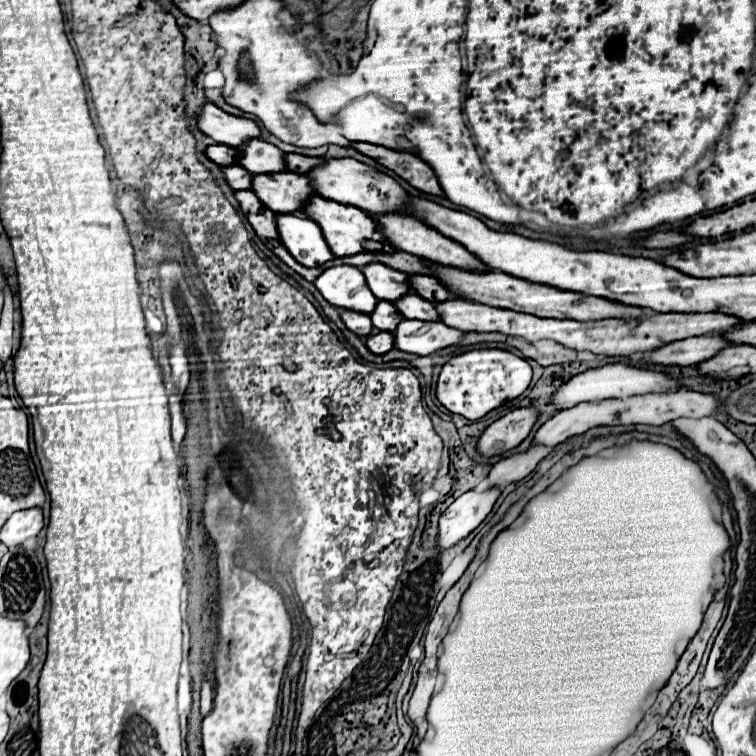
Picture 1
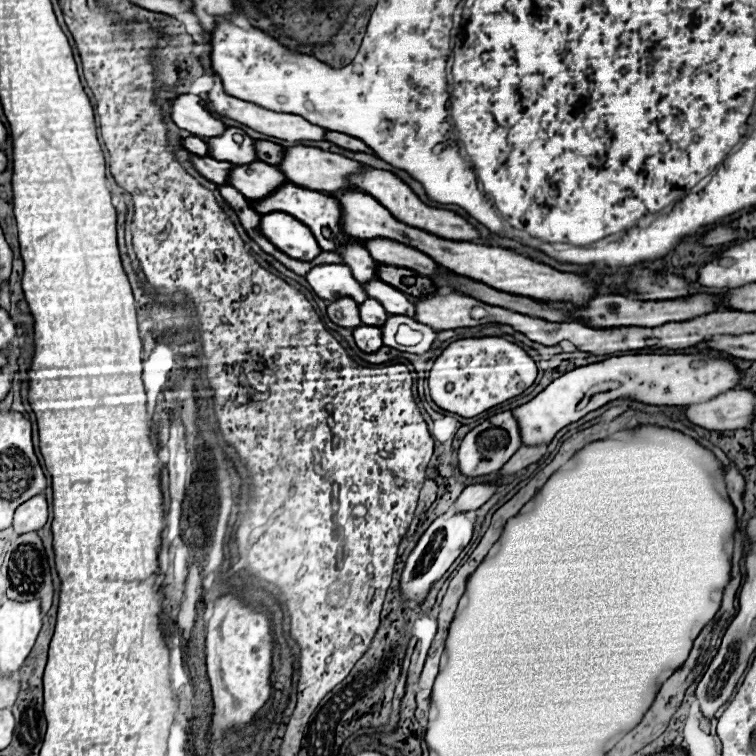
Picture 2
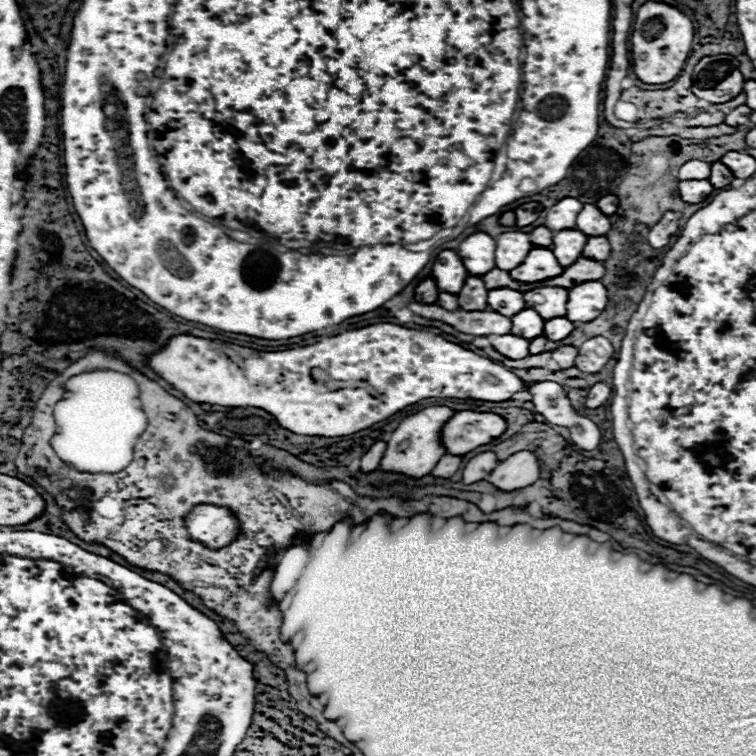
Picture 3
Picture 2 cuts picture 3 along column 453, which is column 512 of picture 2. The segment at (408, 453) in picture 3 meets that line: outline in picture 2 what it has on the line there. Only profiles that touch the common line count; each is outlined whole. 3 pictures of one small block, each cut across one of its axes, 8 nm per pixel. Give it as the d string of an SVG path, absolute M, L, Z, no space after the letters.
M708 354L612 356L604 362L566 372L550 386L546 386L536 398L514 408L512 414L518 420L522 444L550 444L564 426L580 420L588 412L598 410L616 398L632 398L658 406L688 406L734 390L742 378L744 376L736 364L726 358L712 358Z

